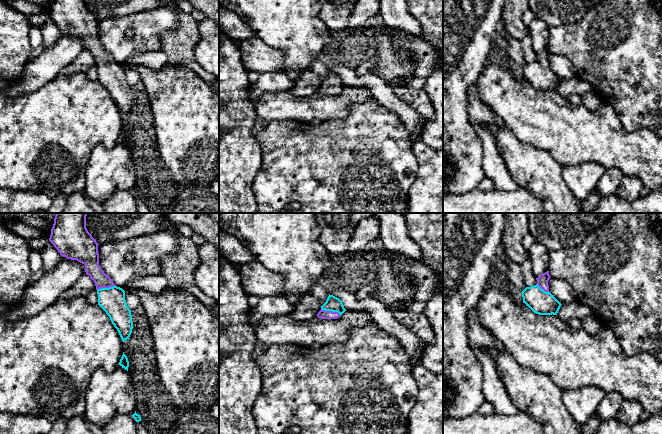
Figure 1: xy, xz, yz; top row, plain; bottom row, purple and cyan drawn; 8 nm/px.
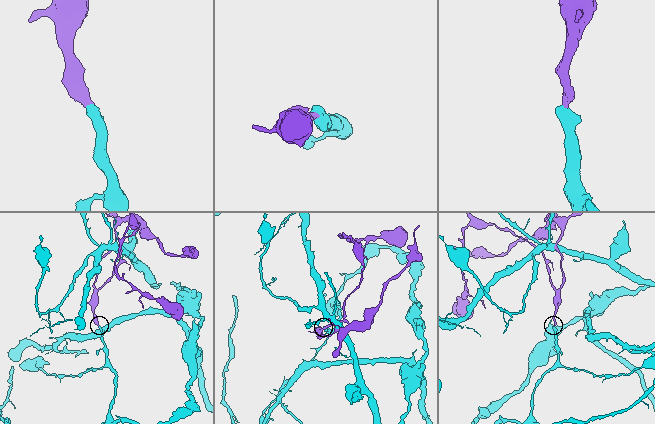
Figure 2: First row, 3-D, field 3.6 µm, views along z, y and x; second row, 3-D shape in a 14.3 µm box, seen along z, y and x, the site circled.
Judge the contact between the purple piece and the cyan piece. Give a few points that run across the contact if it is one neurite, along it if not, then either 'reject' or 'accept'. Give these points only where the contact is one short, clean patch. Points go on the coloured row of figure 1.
accept

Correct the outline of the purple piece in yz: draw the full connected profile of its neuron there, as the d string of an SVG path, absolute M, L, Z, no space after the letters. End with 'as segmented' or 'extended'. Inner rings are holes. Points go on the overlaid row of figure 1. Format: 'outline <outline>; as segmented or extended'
outline M549 271L541 274L538 278L536 278L537 280L537 285L543 289L545 292L549 292L549 285L548 285L548 281L550 279L550 275L549 275Z; as segmented

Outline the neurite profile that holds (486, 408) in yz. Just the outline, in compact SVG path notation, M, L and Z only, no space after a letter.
M484 401L482 405L478 408L477 412L481 415L488 416L494 414L494 408L489 402Z

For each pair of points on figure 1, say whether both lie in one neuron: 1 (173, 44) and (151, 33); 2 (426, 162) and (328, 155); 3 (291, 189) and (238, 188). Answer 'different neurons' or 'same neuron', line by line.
1: different neurons
2: different neurons
3: different neurons

